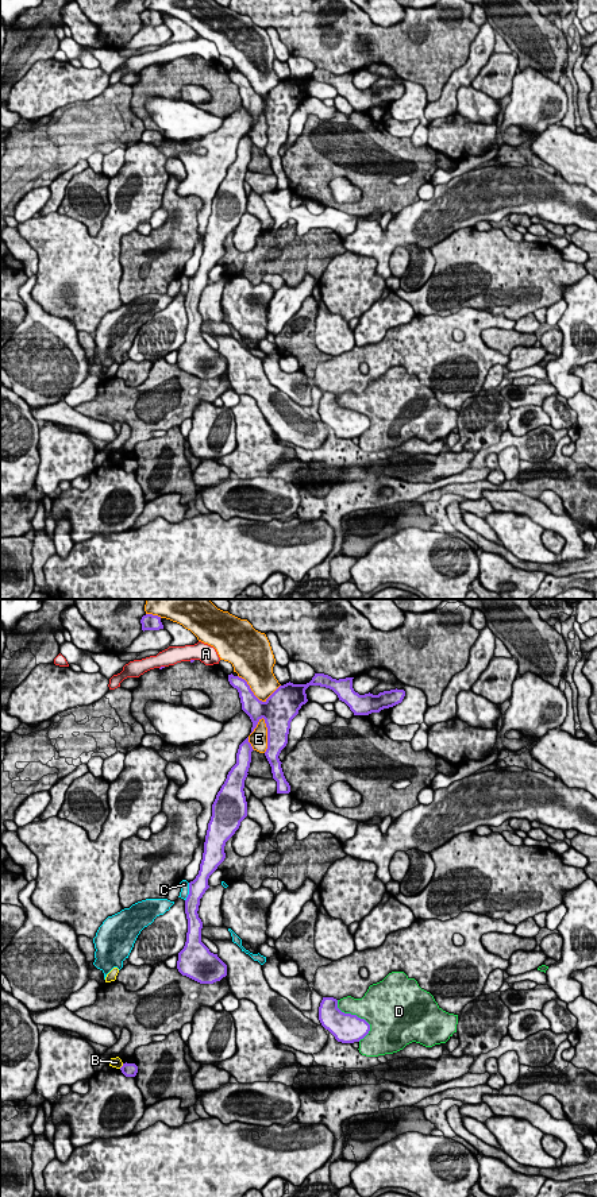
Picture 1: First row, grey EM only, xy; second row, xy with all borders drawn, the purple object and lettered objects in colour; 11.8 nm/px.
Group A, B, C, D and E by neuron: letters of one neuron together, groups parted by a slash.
A / B / C / D / E

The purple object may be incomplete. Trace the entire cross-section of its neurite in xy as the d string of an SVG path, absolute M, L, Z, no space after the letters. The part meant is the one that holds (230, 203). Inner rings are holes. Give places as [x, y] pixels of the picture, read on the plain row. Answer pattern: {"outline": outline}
{"outline": "M247 132L239 140L236 159L228 167L224 179L216 190L205 231L200 266L196 274L189 278L189 290L185 296L188 328L185 341L178 348L177 364L182 371L200 379L213 379L227 371L227 360L201 337L203 317L197 306L200 294L209 283L209 271L226 254L226 238L247 212L247 197L243 184L253 146Z"}

